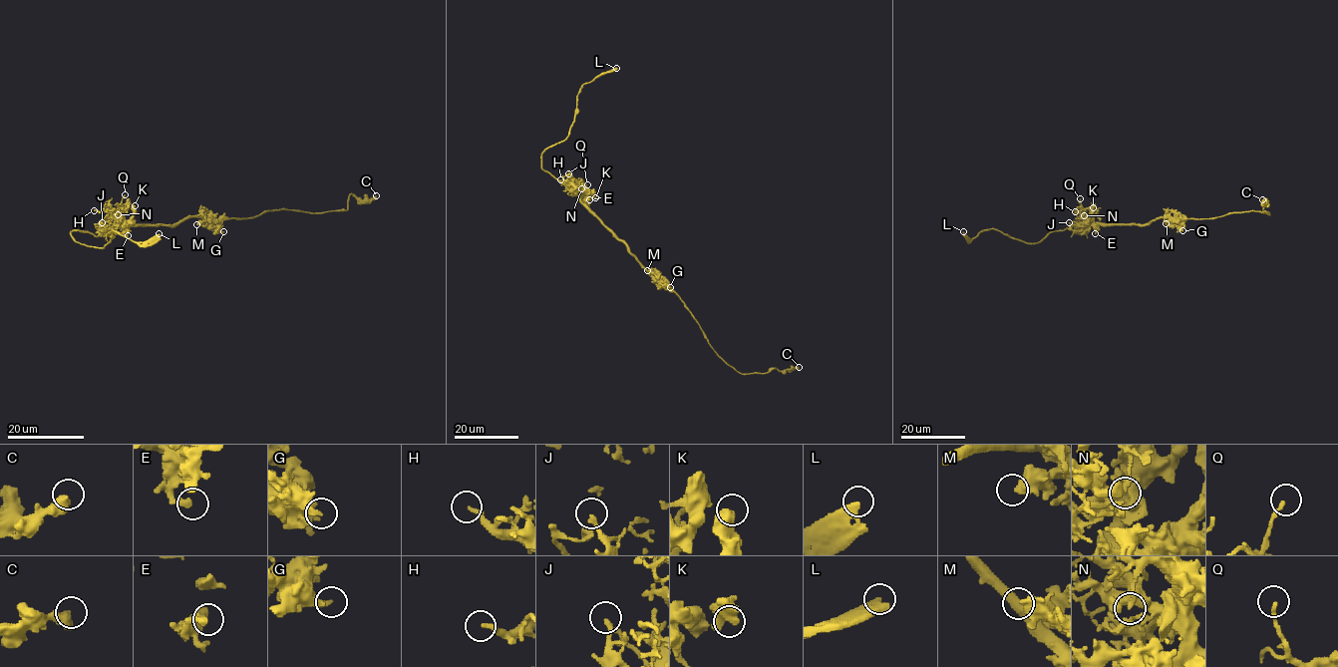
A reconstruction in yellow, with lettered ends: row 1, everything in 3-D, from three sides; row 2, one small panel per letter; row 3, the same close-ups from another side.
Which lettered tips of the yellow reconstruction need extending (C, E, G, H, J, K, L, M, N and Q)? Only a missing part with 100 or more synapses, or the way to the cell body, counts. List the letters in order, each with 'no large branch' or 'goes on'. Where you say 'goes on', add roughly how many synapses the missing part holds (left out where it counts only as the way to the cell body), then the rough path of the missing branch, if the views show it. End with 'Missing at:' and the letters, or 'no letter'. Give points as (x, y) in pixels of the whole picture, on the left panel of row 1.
C: no large branch
E: no large branch
G: no large branch
H: no large branch
J: no large branch
K: no large branch
L: goes on
M: no large branch
N: no large branch
Q: no large branch
Missing at: L

